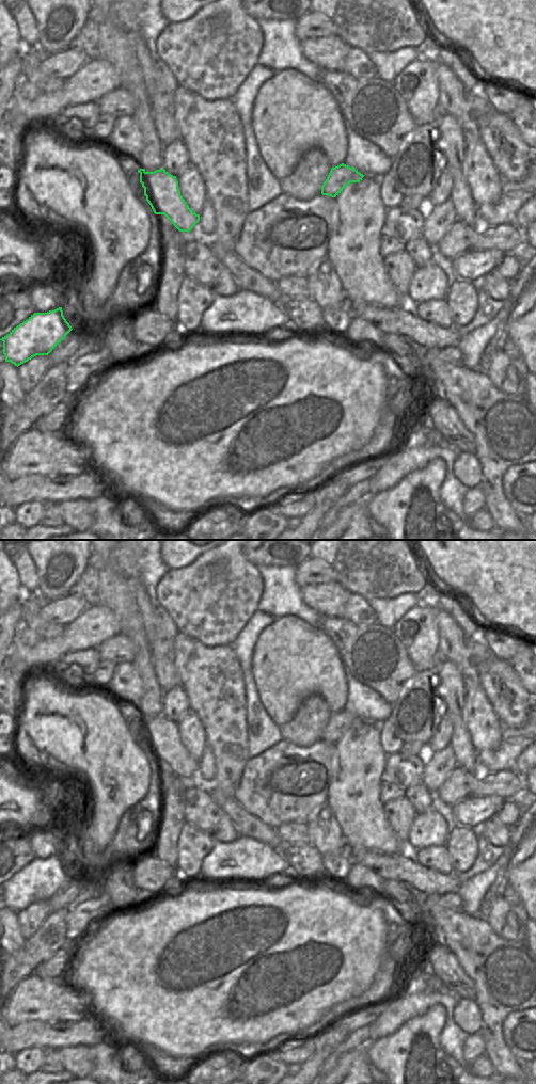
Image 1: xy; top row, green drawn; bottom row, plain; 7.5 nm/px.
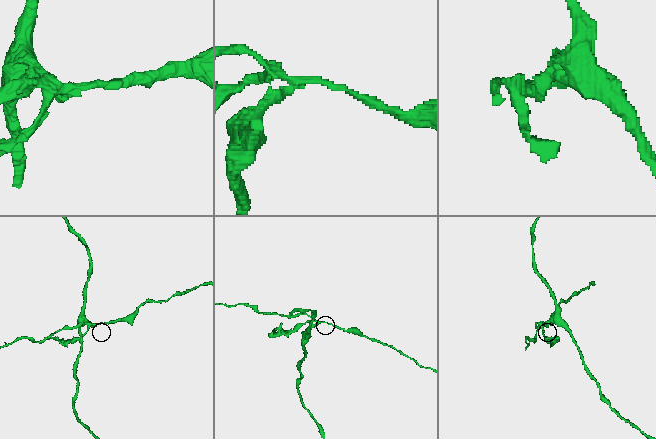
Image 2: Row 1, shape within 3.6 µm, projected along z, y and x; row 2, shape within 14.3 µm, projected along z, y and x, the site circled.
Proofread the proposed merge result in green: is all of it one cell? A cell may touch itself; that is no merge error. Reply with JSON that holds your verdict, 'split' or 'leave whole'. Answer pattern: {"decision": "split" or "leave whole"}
{"decision": "split"}

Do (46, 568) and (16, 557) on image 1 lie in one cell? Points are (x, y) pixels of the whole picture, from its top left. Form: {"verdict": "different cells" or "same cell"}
{"verdict": "different cells"}

